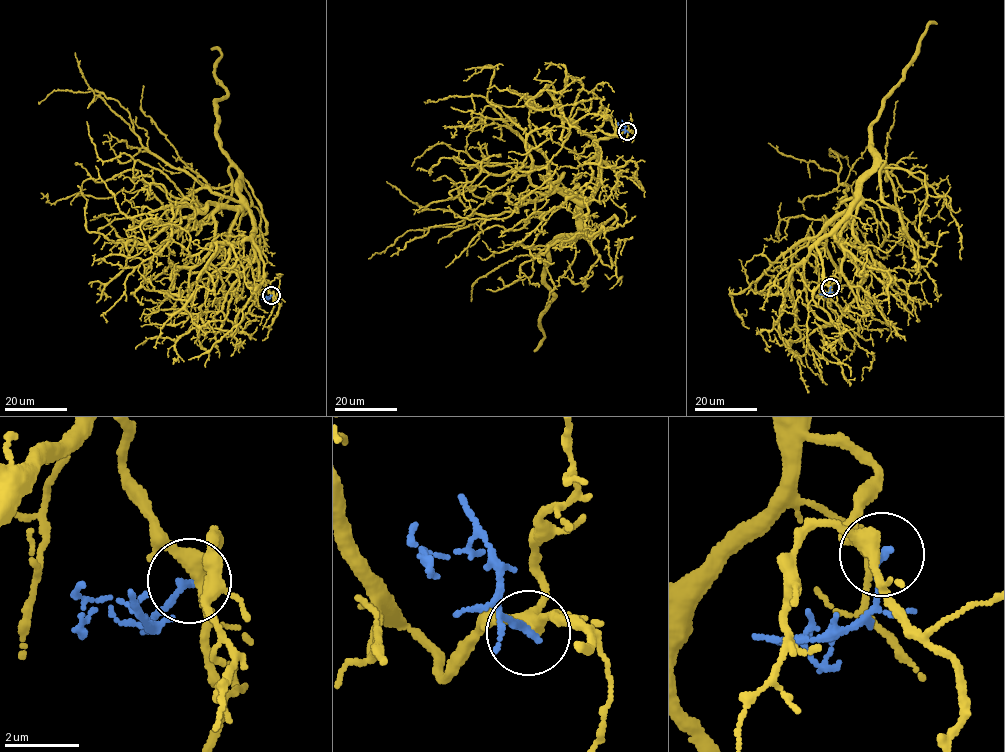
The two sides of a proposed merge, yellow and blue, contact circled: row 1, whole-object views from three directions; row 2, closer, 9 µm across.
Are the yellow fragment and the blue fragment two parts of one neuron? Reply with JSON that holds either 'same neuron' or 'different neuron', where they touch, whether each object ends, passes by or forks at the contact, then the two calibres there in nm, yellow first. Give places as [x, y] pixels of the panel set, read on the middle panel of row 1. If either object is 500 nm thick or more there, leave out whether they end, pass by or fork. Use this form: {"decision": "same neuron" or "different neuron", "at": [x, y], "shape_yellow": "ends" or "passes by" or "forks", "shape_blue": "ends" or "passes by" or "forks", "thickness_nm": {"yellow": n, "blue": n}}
{"decision": "different neuron", "at": [627, 131], "shape_yellow": "forks", "shape_blue": "ends", "thickness_nm": {"yellow": 320, "blue": 190}}

